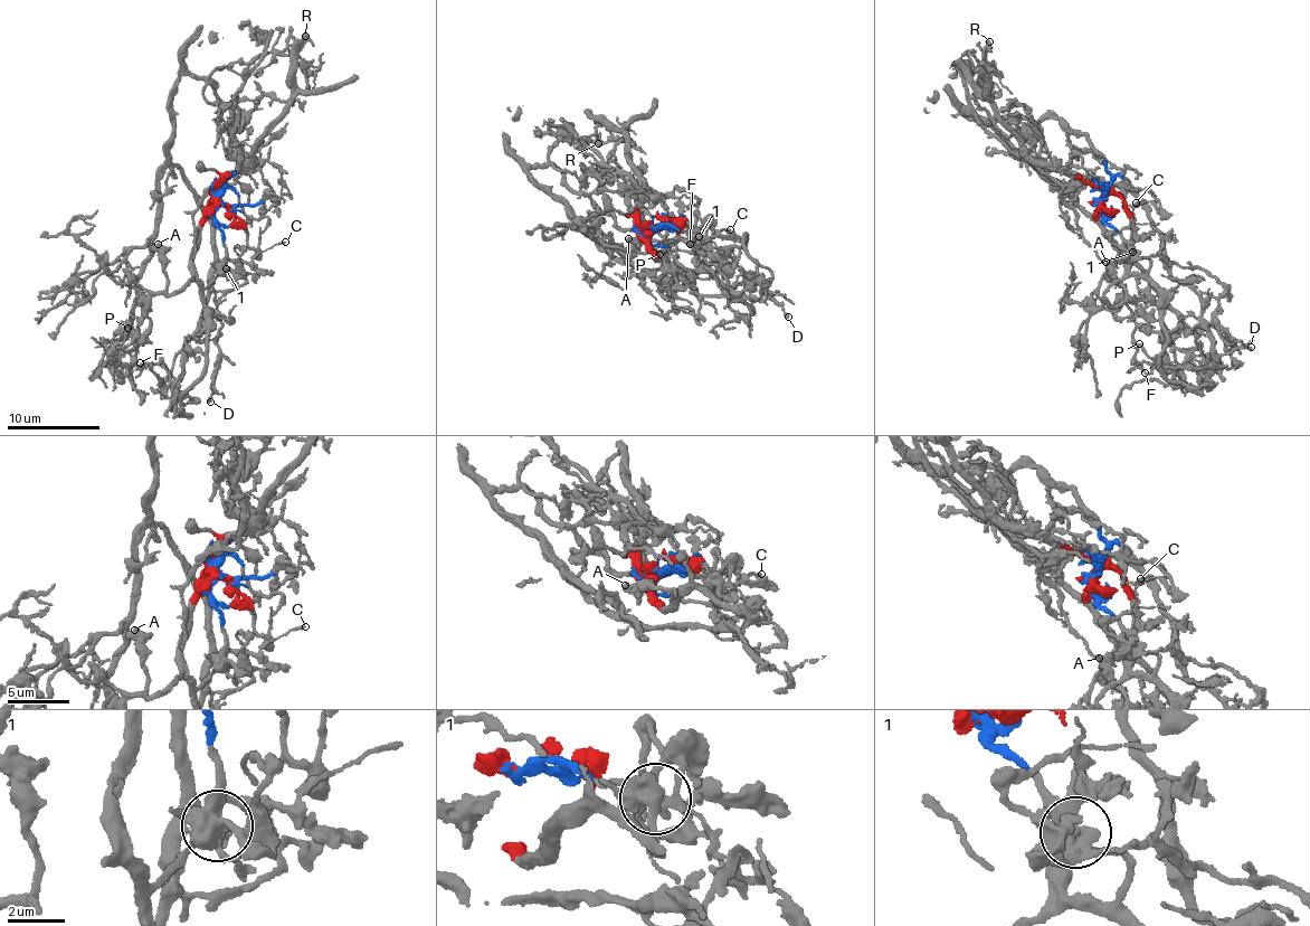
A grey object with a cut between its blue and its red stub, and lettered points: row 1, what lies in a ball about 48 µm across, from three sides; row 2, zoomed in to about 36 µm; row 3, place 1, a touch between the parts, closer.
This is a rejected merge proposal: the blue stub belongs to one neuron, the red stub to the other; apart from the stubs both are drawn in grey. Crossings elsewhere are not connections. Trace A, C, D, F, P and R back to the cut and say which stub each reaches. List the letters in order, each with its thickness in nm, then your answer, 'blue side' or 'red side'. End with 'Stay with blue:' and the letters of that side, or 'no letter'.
A: 600 nm | red side
C: 200 nm | blue side
D: 240 nm | blue side
F: 90 nm | blue side
P: 240 nm | red side
R: 440 nm | blue side
Stay with blue: C, D, F, R

